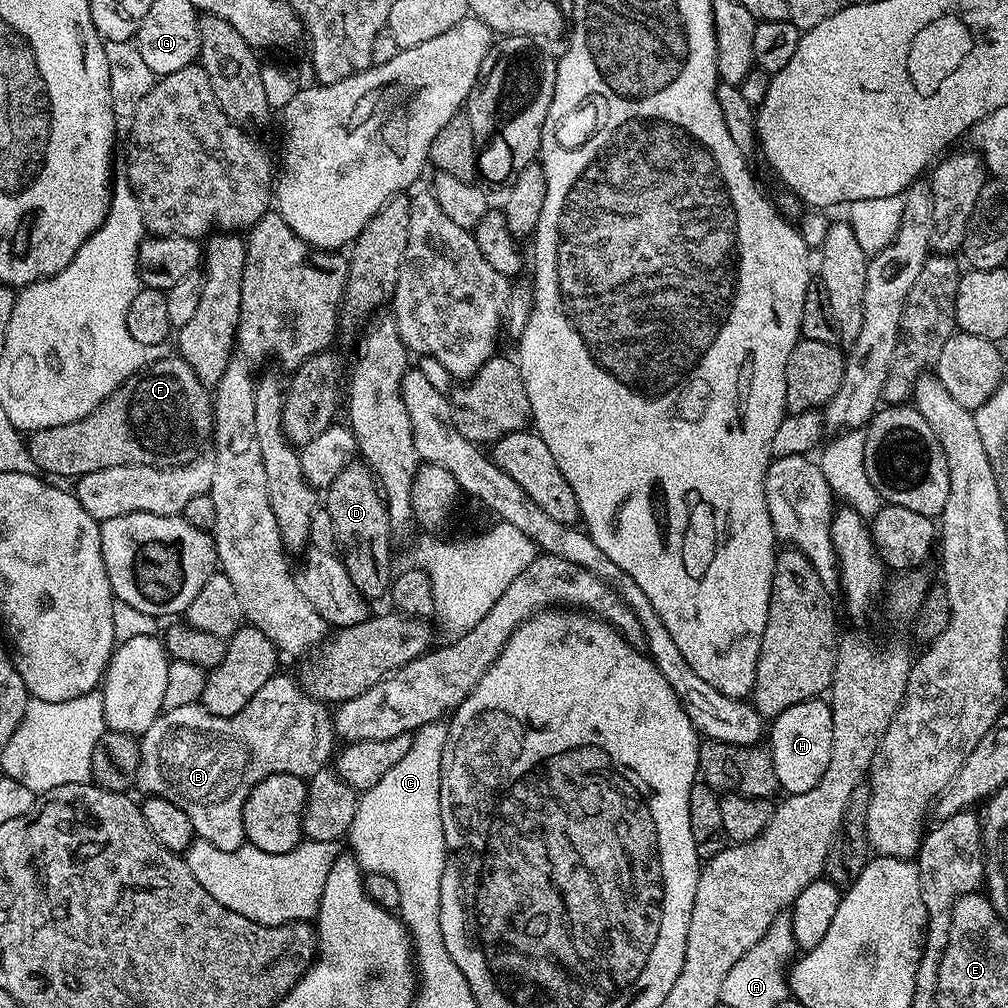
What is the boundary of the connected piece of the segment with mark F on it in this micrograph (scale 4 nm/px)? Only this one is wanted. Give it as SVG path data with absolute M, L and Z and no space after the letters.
M165 354L122 382L86 418L62 426L37 428L26 436L34 466L45 477L79 478L110 466L141 464L161 470L196 459L214 432L213 393L178 354Z

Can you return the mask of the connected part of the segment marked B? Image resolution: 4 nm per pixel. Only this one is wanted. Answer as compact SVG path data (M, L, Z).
M283 674L272 676L233 716L212 716L200 703L169 708L139 737L140 761L136 772L135 787L144 791L145 797L160 796L166 802L186 810L192 819L193 833L199 839L218 847L219 850L238 850L246 844L242 814L250 790L270 774L285 772L310 778L318 769L333 759L332 743L338 737L334 716L321 701L308 695L295 679Z

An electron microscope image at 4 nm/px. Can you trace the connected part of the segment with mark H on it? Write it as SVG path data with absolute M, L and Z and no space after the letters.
M824 698L798 702L775 716L770 724L770 736L771 732L770 751L780 788L788 794L814 790L822 774L826 774L826 766L830 766L830 746L834 742L831 703Z

